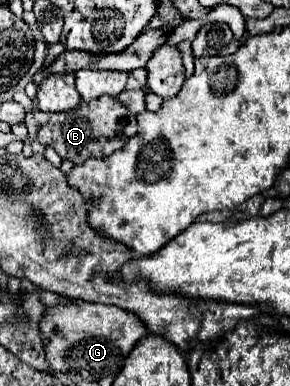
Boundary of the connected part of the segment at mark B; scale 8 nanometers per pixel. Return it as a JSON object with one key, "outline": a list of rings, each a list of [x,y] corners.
{"outline":[[[98,97],[90,103],[82,103],[78,109],[66,113],[44,113],[30,111],[24,119],[28,127],[30,141],[38,141],[40,145],[52,145],[62,159],[72,163],[84,163],[90,157],[108,157],[114,151],[122,149],[124,143],[136,135],[136,115],[130,113],[124,105],[120,105],[114,97]]]}

